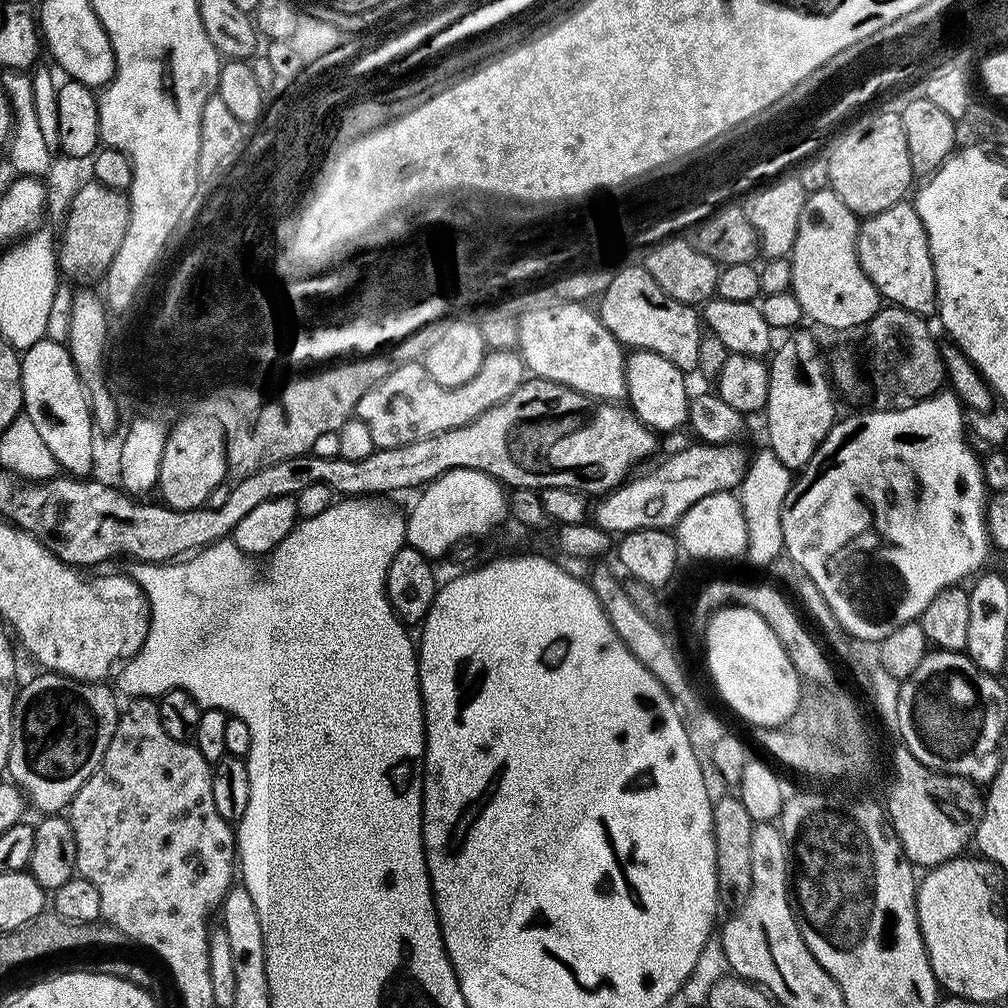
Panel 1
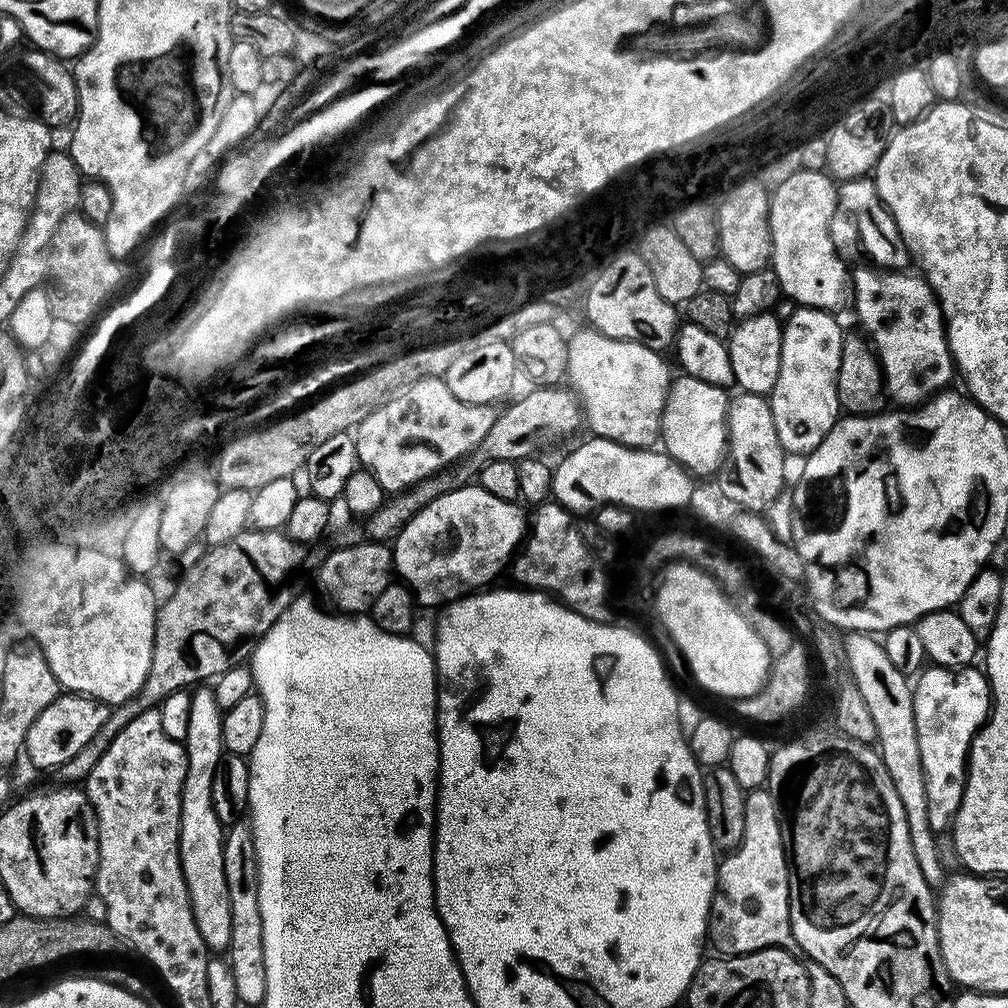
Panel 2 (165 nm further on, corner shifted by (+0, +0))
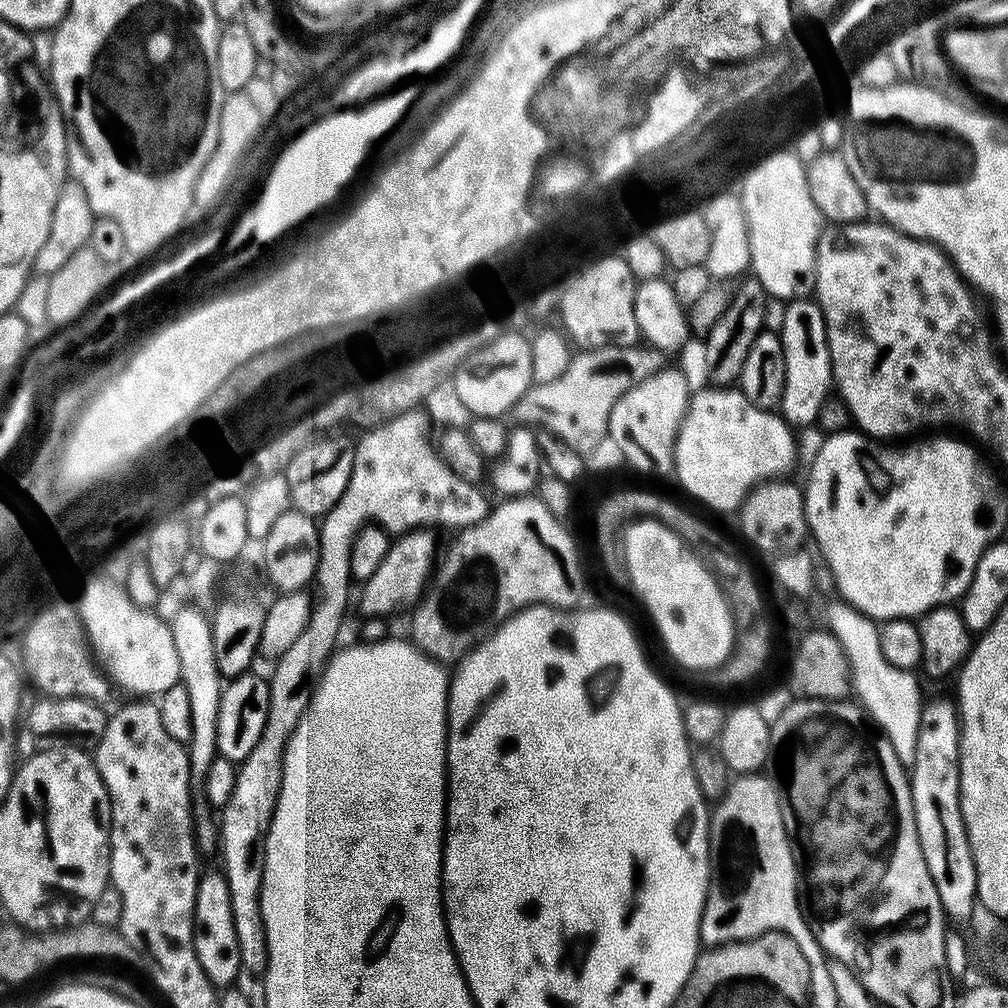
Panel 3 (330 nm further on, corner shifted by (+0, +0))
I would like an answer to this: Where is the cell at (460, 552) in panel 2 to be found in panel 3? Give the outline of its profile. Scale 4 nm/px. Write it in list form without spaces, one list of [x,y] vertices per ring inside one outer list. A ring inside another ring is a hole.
[[[413,530],[405,532],[399,538],[393,539],[388,545],[386,558],[382,558],[382,566],[370,574],[370,578],[363,581],[360,592],[360,612],[361,617],[383,616],[391,617],[391,612],[400,612],[403,608],[411,609],[420,603],[429,583],[430,569],[437,563],[438,551],[436,552],[436,540],[431,536],[428,530]]]

